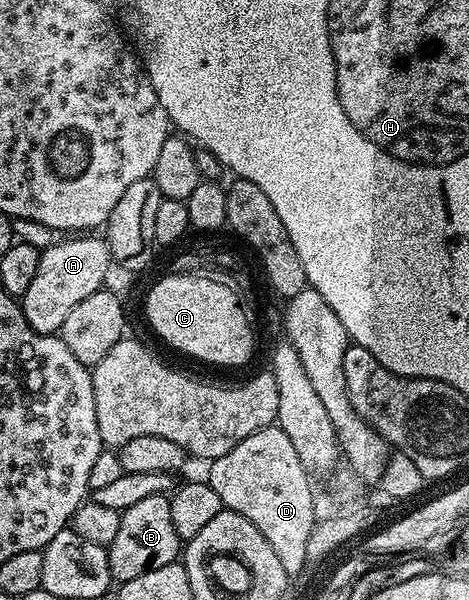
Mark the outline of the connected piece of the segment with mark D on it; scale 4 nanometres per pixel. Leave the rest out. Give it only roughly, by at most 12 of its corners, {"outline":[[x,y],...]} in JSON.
{"outline":[[278,426],[207,465],[296,578],[318,521],[310,473]]}

